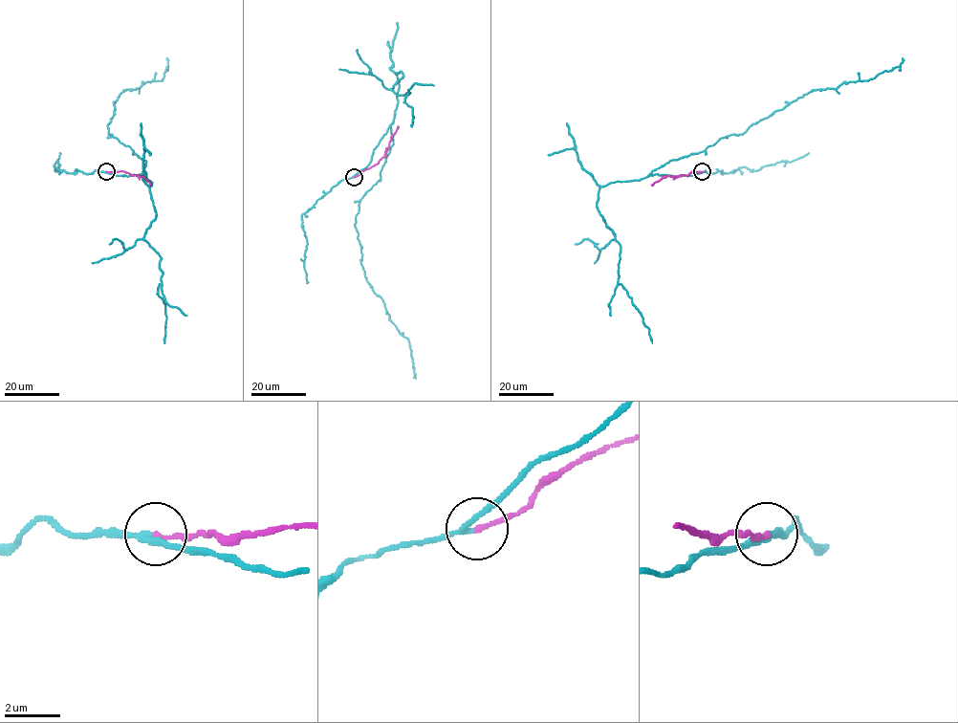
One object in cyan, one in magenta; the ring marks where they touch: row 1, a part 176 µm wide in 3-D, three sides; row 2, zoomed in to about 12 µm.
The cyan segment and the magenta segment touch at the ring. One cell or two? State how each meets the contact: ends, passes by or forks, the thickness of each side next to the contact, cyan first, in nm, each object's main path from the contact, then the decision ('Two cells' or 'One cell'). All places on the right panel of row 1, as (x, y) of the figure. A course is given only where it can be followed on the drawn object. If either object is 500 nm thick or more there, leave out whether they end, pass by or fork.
At the ring cyan passes by. At the ring magenta ends. Thickness 190 nm (cyan) against 150 nm. Course of cyan: (702, 171), (651, 173), (721, 138), (743, 134), (813, 90), (874, 78), (900, 65), (902, 57). Course of magenta: (702, 171), (666, 176), (651, 186). Two cells

